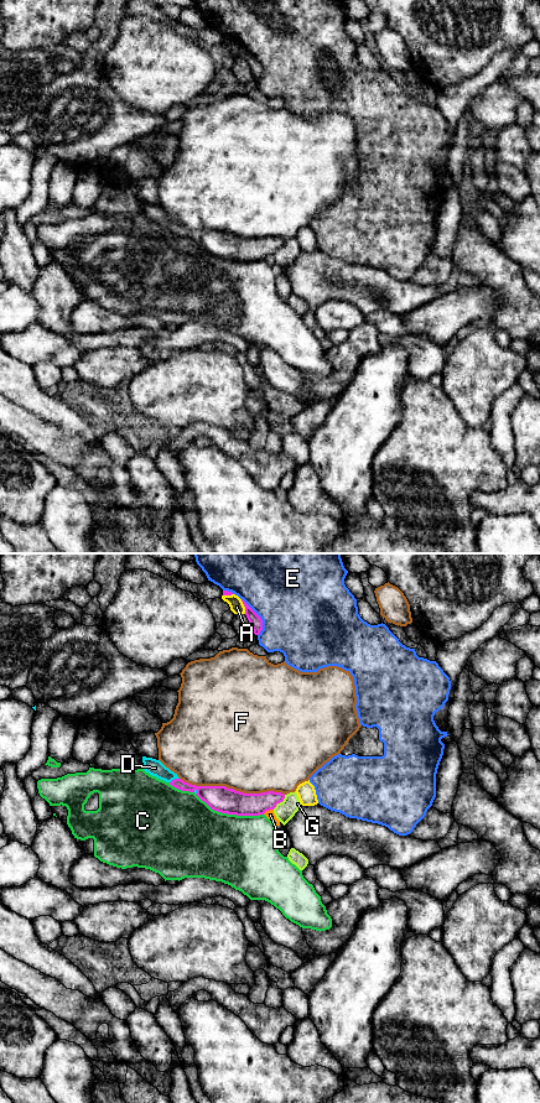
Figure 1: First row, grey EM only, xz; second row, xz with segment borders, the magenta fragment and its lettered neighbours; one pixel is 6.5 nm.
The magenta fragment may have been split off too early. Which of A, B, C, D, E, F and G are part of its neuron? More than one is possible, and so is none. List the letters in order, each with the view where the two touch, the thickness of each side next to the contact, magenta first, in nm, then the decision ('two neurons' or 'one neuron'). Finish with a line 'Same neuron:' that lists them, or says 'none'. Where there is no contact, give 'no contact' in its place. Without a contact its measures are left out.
A: contact in xz; calibres 80 and 90 nm; two neurons
B: contact in xz; calibres 160 and 60 nm; two neurons
C: contact in xz; calibres 170 and 480 nm; two neurons
D: contact in xz; calibres 110 and 110 nm; one neuron
E: contact in xz; calibres 80 and 500 nm; two neurons
F: contact in xz; calibres 170 and 500 nm; two neurons
G: contact in xz; calibres 150 and 130 nm; two neurons
Same neuron: D

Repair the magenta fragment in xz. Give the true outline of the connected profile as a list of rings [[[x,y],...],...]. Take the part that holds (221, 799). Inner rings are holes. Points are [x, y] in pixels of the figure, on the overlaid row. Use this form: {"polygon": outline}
{"polygon": [[[142,756],[144,770],[173,787],[194,792],[212,810],[237,816],[259,816],[274,810],[282,802],[281,792],[244,794],[225,786],[196,786],[181,780],[177,774],[166,768],[160,760]]]}

